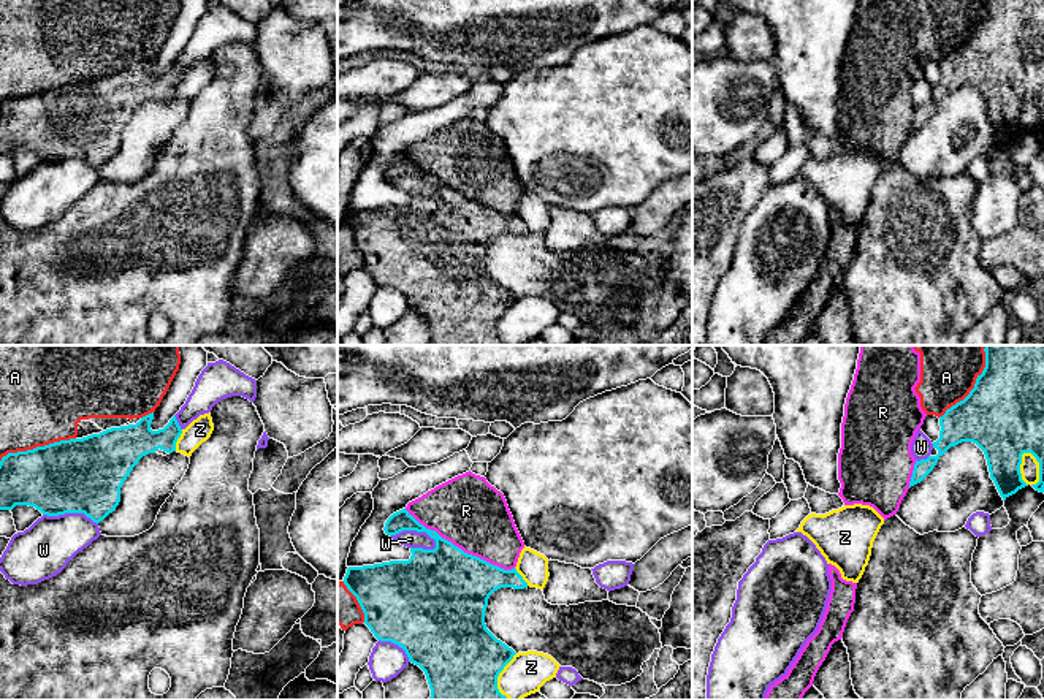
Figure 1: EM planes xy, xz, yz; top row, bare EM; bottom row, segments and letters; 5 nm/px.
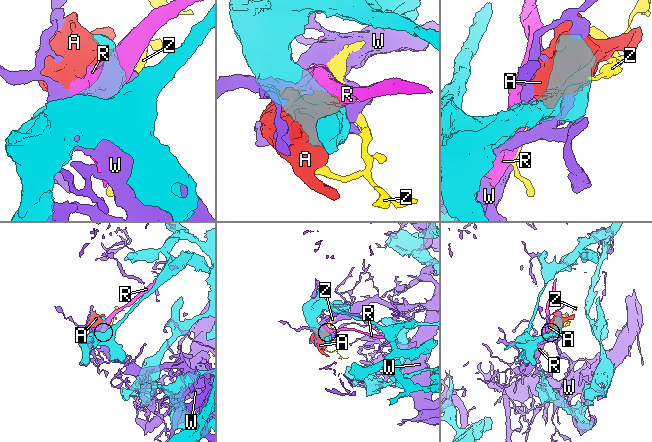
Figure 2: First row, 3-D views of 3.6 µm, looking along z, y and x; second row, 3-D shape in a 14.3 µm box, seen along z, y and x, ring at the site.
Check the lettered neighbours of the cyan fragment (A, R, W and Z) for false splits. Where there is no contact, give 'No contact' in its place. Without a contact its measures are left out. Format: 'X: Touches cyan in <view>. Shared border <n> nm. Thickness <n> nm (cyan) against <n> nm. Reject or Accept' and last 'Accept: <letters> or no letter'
A: Touches cyan in xy. Shared border 400 nm. Thickness 380 nm (cyan) against 440 nm. Reject
R: Touches cyan in xz. Shared border 650 nm. Thickness 460 nm (cyan) against 360 nm. Reject
W: Touches cyan in xz. Shared border 240 nm. Thickness 280 nm (cyan) against 90 nm. Reject
Z: Touches cyan in xy. Shared border 120 nm. Thickness 190 nm (cyan) against 120 nm. Reject
Accept: no letter

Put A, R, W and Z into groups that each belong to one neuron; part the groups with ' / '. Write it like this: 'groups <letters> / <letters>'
groups A R / W / Z

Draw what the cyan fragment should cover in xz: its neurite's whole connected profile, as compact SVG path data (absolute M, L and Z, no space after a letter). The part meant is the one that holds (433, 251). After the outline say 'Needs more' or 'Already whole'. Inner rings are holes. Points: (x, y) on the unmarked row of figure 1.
M406 154L393 158L383 176L390 182L402 176L426 177L436 185L436 193L410 193L409 206L347 214L344 230L356 242L364 269L377 285L402 293L409 307L425 317L429 345L509 345L497 334L497 321L516 298L486 274L485 257L494 236L524 234L528 228L516 214L504 215L464 198L420 169Z. Already whole

